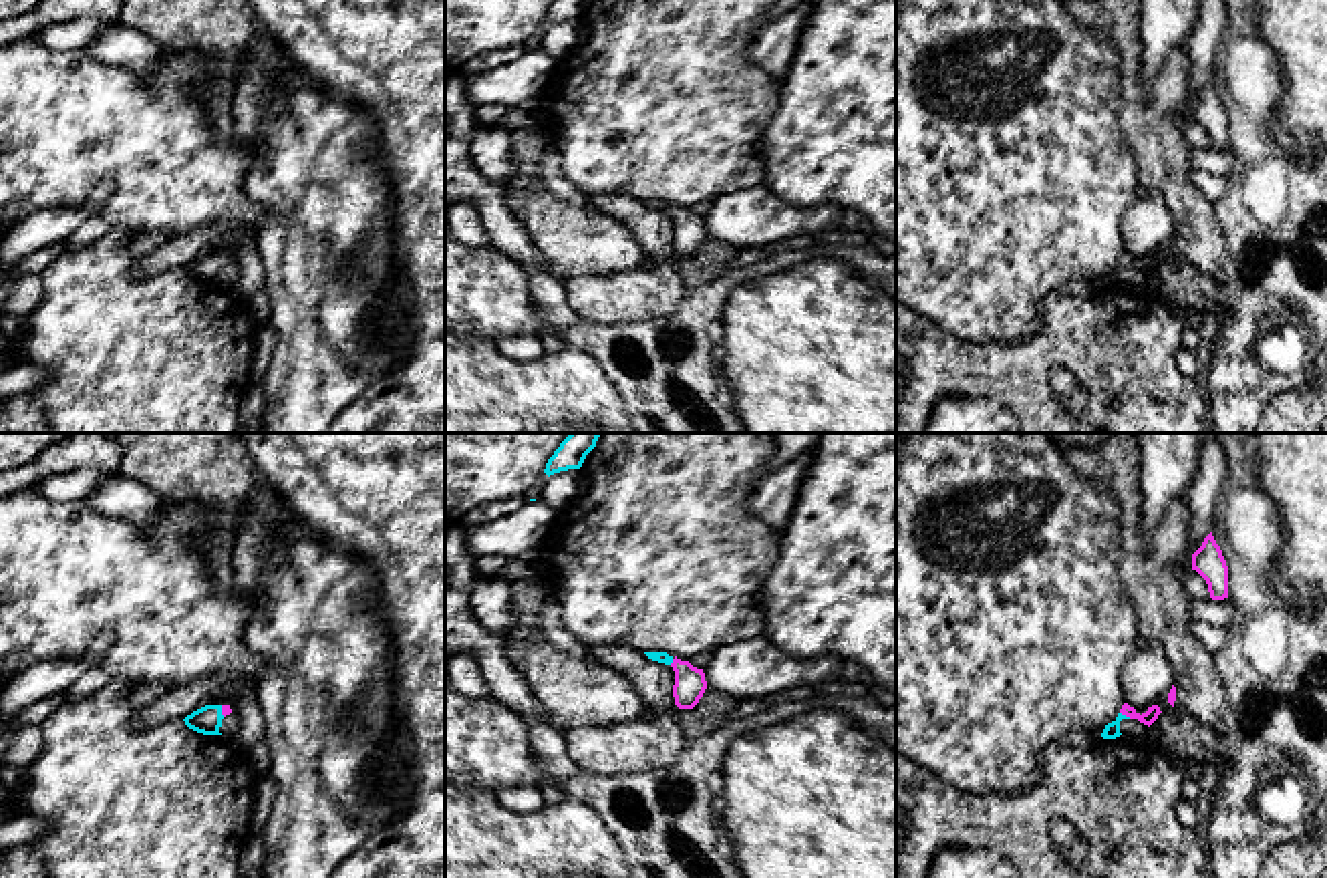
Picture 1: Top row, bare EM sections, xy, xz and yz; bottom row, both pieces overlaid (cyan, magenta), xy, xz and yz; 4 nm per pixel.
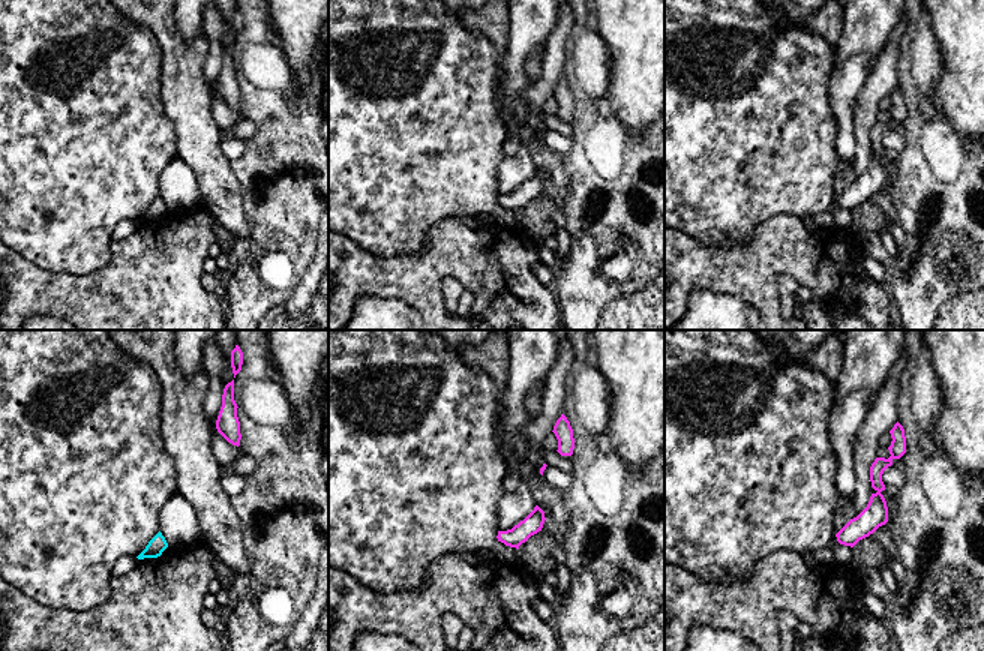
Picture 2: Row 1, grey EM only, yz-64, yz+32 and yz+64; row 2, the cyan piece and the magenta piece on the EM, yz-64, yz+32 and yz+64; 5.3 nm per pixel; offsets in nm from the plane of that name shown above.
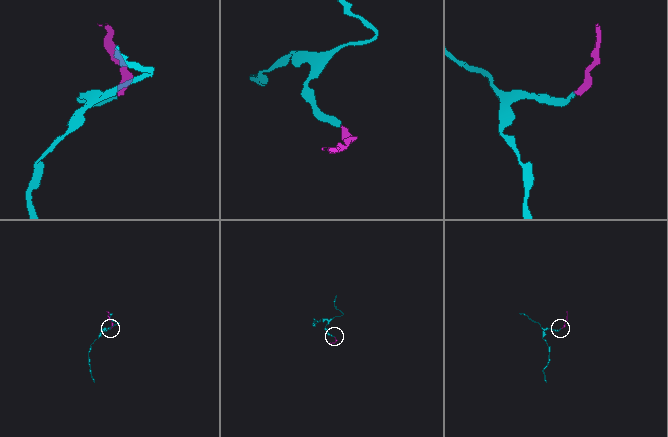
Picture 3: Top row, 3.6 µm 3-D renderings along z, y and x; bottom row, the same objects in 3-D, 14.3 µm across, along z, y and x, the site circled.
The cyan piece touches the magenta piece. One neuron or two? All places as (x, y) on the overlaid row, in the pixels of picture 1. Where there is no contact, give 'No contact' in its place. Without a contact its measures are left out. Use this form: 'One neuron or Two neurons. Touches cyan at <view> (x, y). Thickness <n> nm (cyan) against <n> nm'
One neuron. Touches cyan at yz (1124, 715). Thickness 60 nm (cyan) against 60 nm

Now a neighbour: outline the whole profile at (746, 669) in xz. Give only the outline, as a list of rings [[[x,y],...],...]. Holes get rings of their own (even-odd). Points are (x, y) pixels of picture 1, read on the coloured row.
[[[767,634],[711,652],[711,661],[703,669],[707,687],[735,701],[769,697],[801,685],[820,687],[840,679],[840,671],[840,658],[797,658],[777,648]]]

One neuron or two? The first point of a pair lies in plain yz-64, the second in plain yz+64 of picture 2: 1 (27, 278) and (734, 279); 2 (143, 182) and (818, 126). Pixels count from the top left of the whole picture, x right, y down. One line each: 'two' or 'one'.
1: one
2: one

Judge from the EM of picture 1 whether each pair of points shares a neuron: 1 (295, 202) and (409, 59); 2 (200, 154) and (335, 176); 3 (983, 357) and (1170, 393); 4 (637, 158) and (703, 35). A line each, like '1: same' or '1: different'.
1: different
2: different
3: same
4: same

